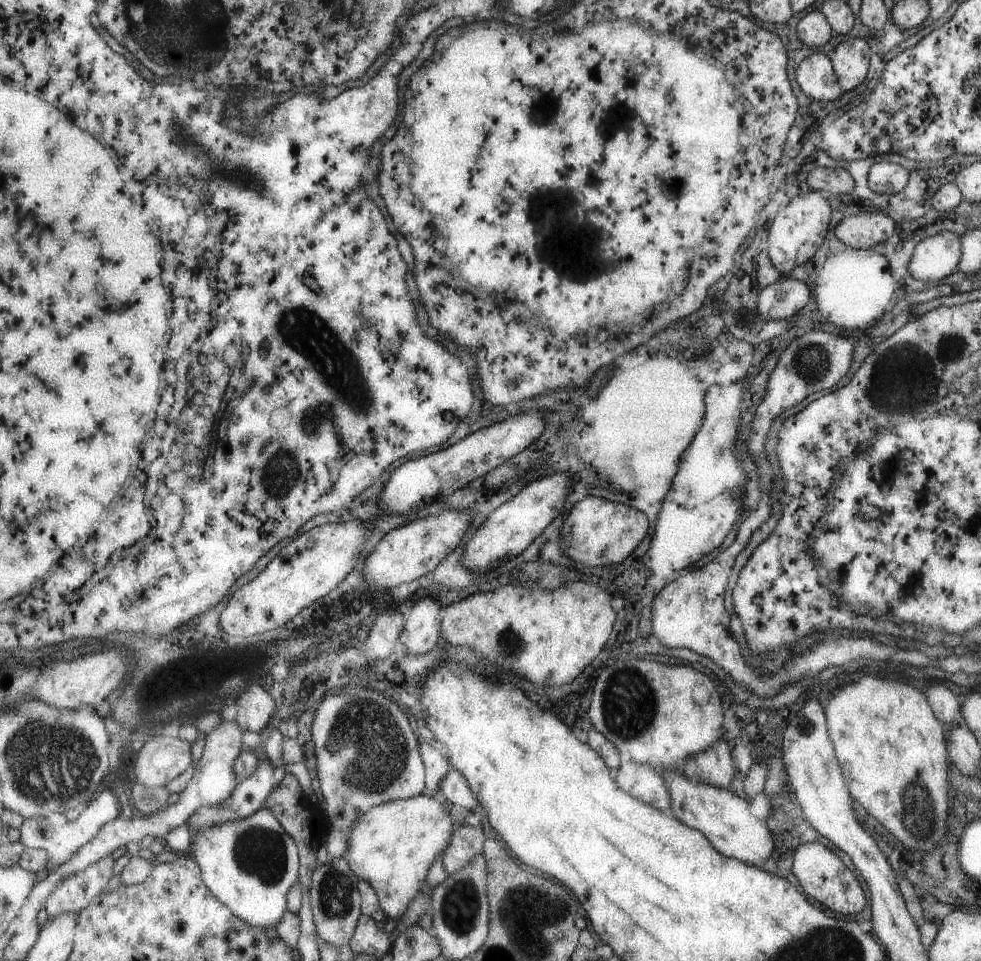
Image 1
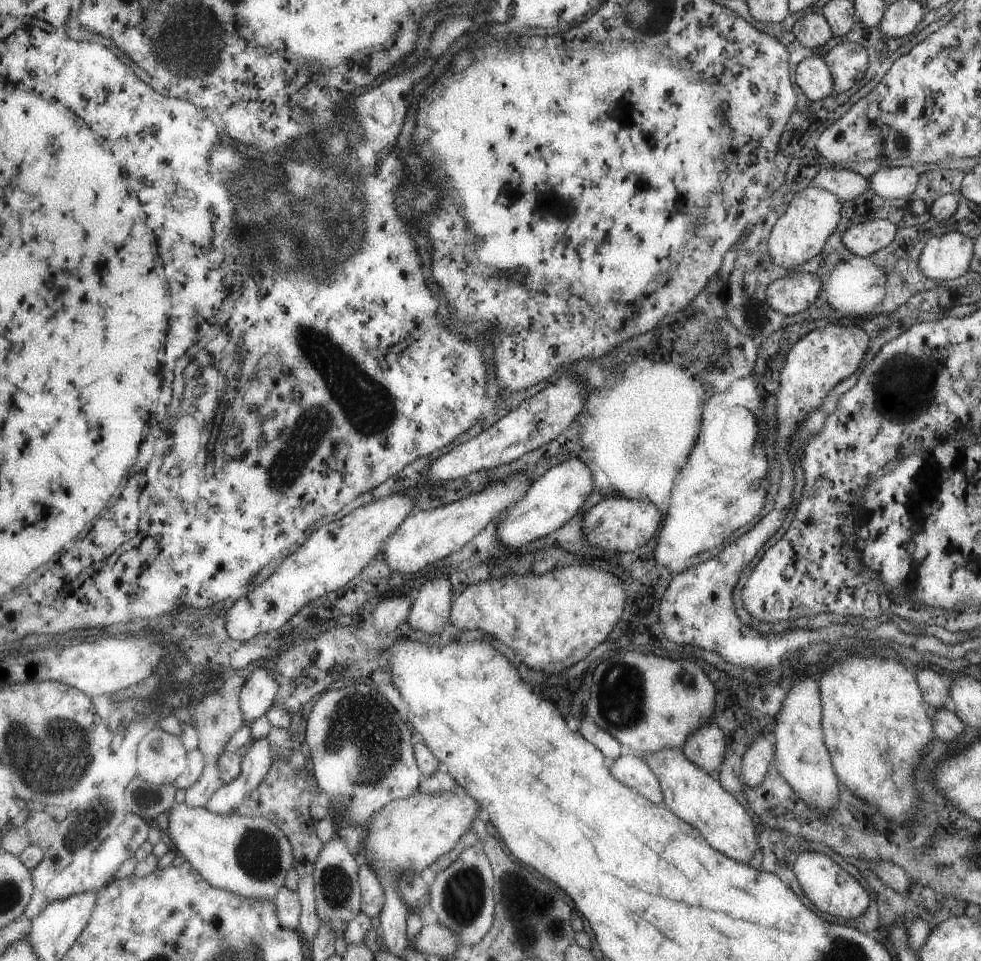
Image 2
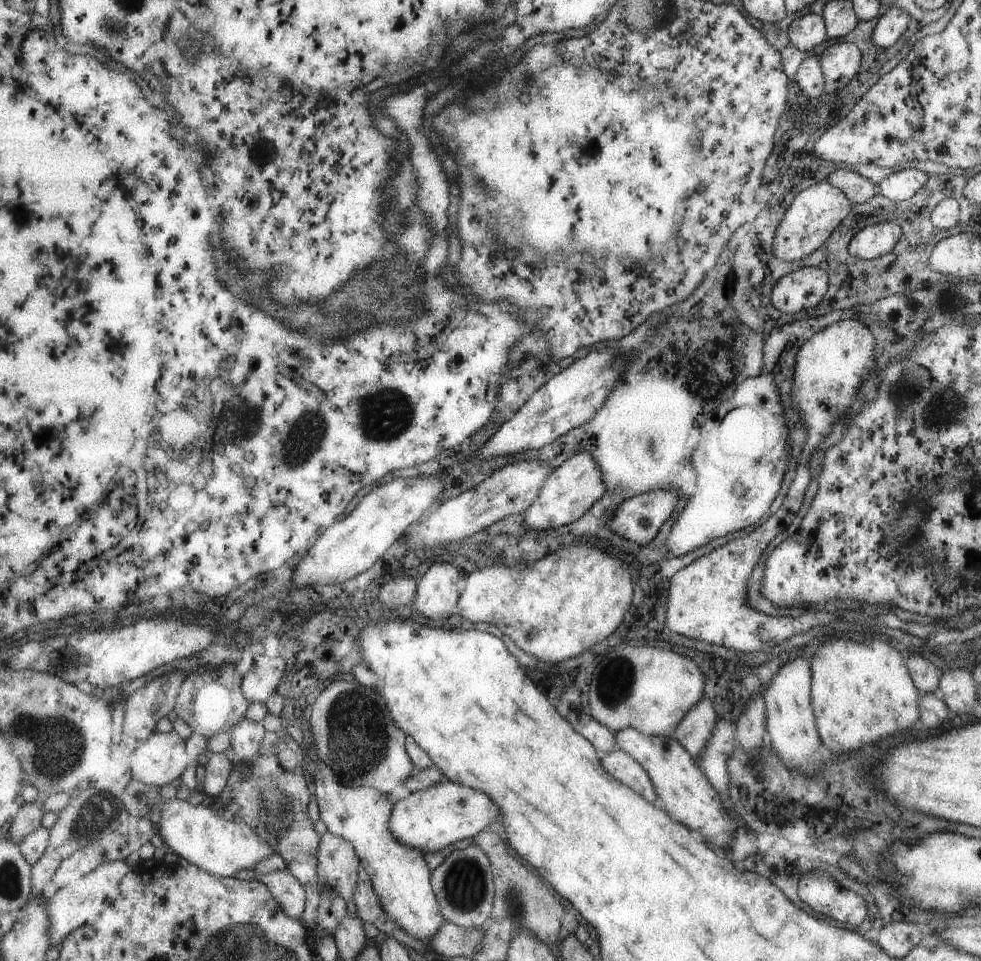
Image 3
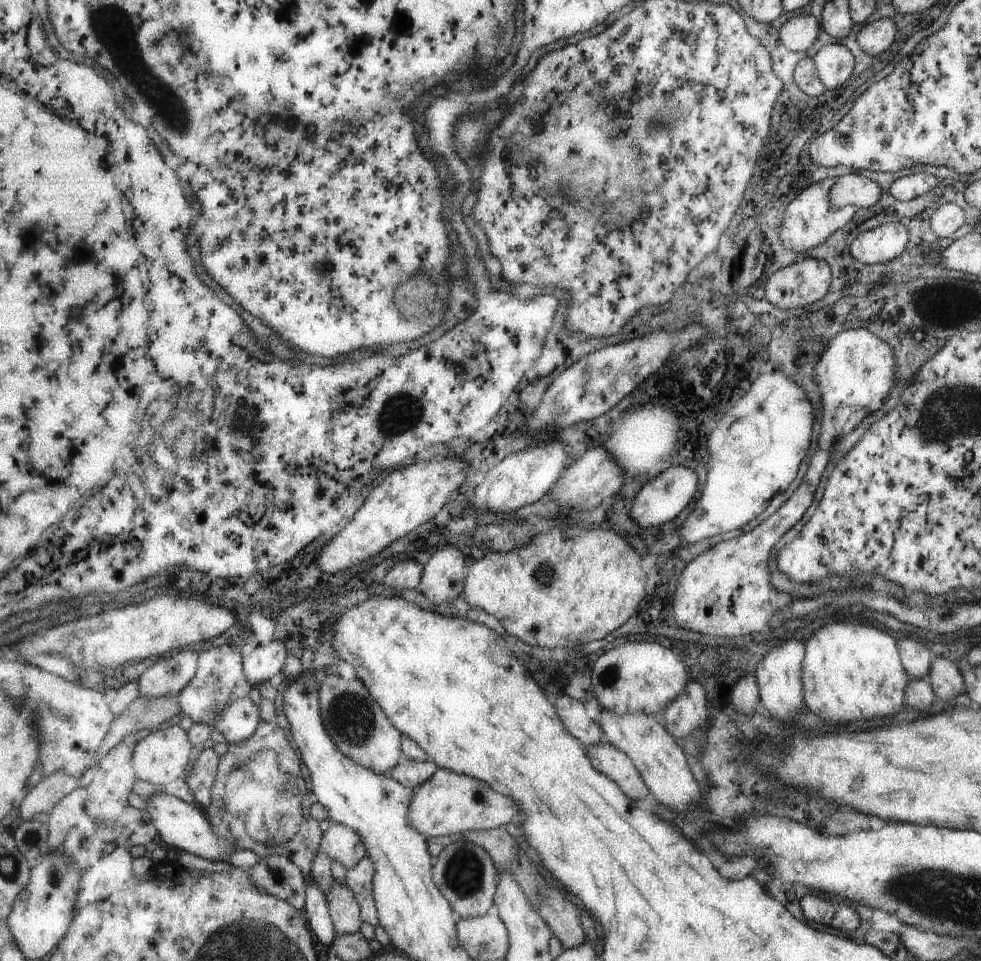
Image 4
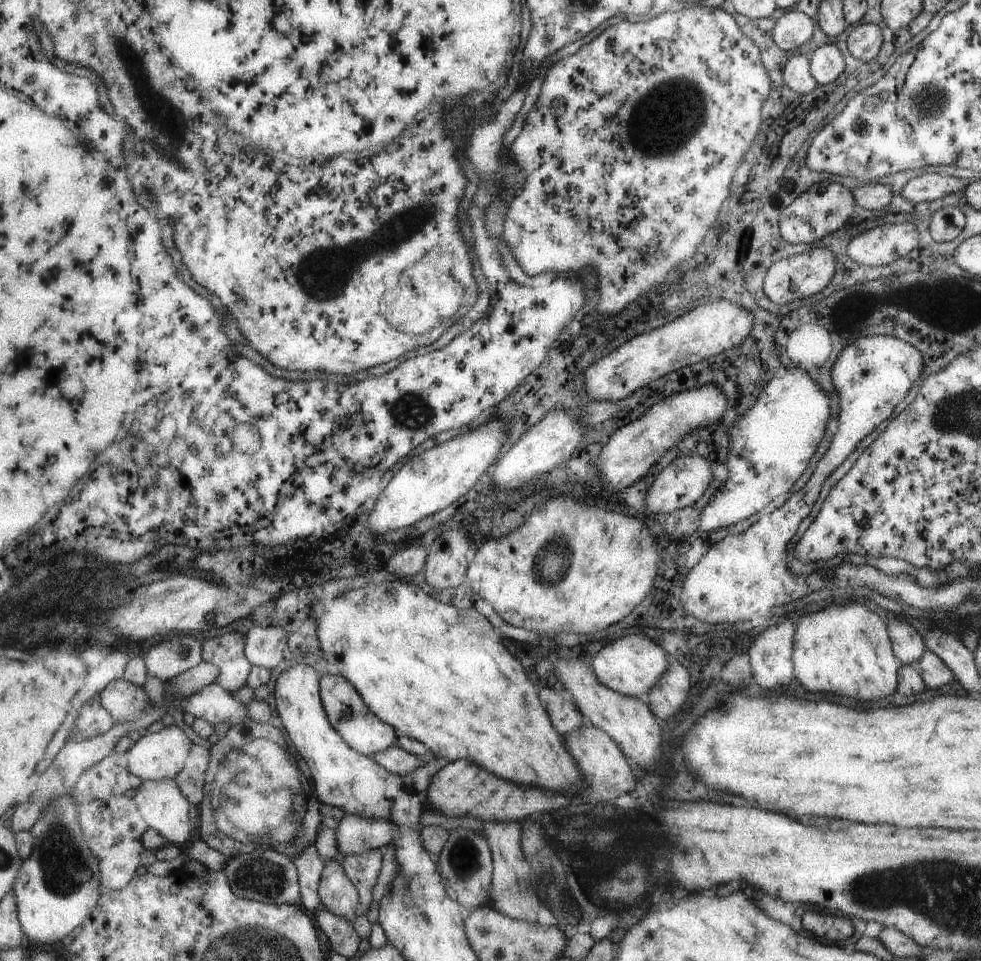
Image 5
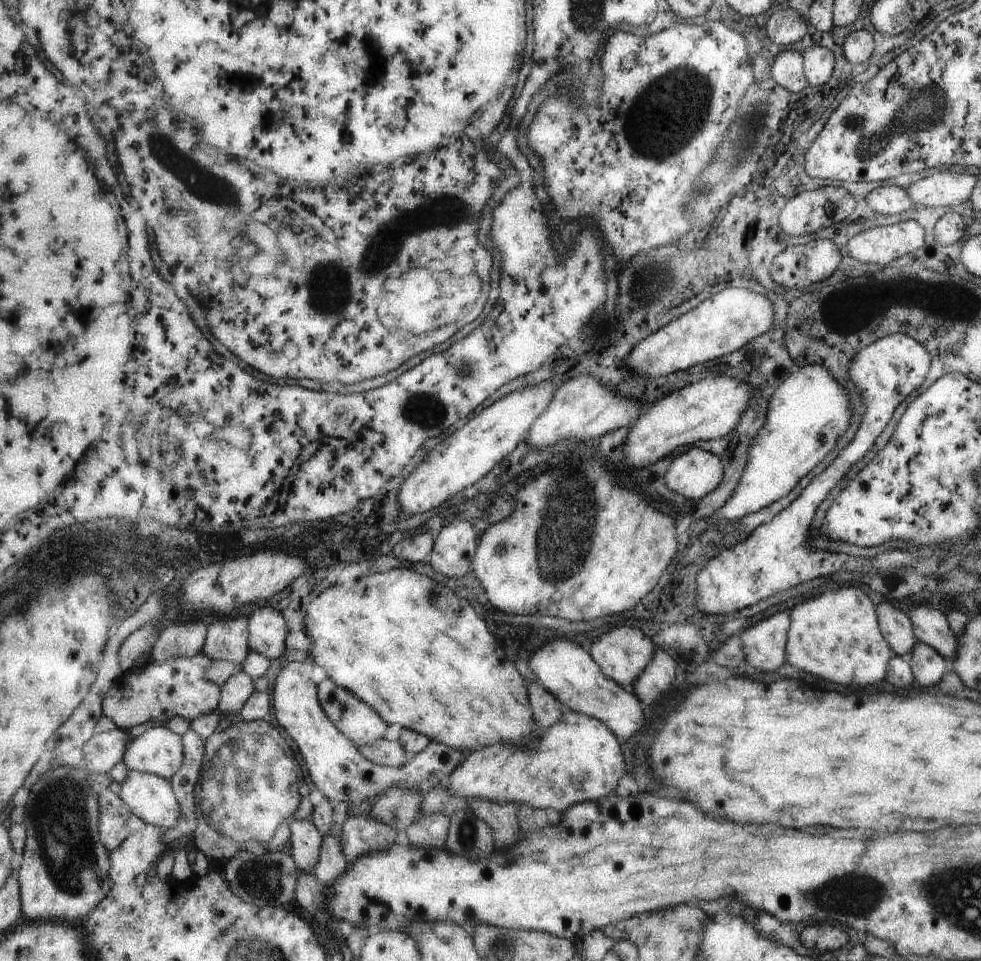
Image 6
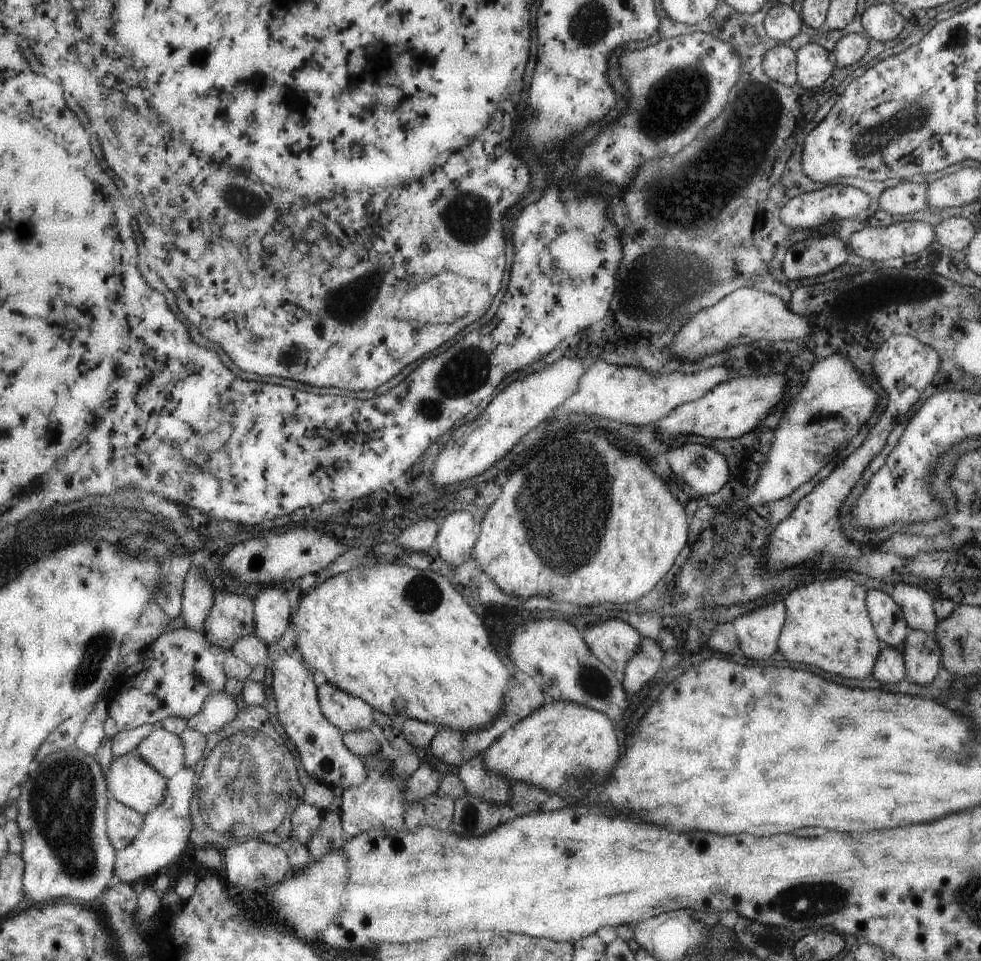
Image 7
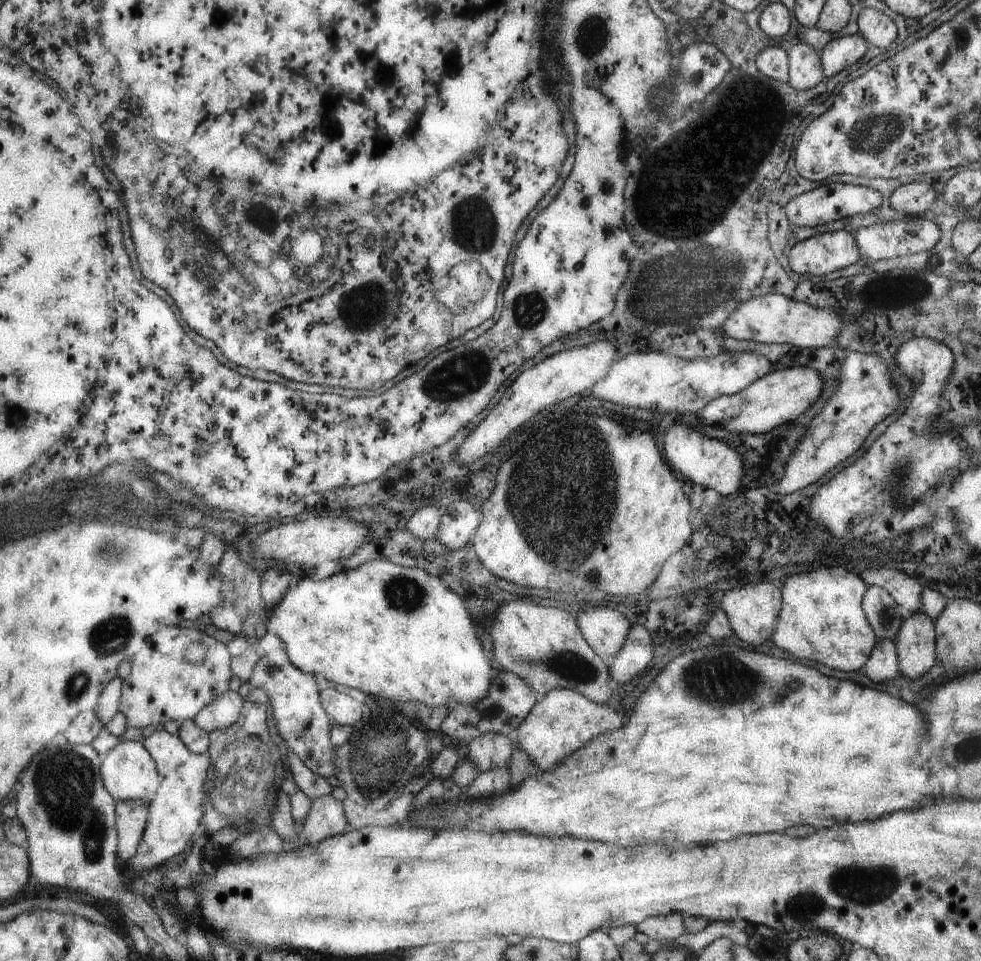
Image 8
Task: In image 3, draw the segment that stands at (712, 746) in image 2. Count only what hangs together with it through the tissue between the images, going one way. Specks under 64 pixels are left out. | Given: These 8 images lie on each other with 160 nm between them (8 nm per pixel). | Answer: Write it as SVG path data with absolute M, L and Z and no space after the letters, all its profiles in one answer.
M705 697L684 714L683 720L677 724L669 736L680 742L680 745L685 747L695 760L698 760L701 757L700 750L712 734L715 721L714 708L711 706L711 701Z

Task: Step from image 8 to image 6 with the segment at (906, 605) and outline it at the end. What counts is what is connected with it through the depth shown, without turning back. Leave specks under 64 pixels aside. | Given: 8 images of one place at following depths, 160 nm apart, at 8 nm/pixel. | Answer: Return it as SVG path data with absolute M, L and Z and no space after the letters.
M913 601L909 618L916 642L933 647L933 650L951 662L956 653L956 638L945 614L932 606Z

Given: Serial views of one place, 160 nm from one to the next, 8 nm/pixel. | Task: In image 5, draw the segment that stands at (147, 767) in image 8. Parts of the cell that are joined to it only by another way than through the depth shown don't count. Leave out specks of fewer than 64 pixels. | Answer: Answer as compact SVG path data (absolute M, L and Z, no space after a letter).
M175 779L141 780L134 799L148 826L159 832L165 840L173 845L183 846L191 838L194 826L191 826L191 816L189 816L190 802Z

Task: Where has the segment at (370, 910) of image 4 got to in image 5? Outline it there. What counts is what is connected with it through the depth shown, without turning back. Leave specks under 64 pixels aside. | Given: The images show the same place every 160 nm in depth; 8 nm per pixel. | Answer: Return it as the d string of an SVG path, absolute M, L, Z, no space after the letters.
M371 849L361 854L350 854L344 857L342 865L353 884L360 892L360 902L364 907L371 906L373 888L377 884L383 864L383 850Z

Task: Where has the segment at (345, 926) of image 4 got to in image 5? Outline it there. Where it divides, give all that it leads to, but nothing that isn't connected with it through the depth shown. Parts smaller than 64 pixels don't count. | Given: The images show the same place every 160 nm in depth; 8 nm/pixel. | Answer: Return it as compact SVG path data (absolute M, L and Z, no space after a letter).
M337 860L326 862L320 880L320 895L322 903L337 916L342 916L353 922L357 916L357 906L360 902L360 892L345 867Z

